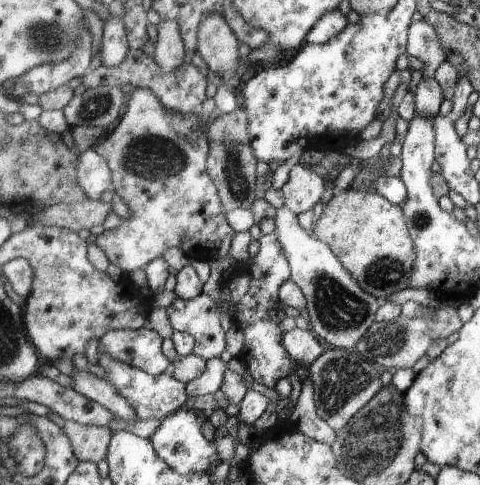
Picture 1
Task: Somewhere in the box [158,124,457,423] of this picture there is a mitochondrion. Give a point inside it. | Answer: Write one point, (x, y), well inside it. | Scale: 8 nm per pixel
(338, 311)

